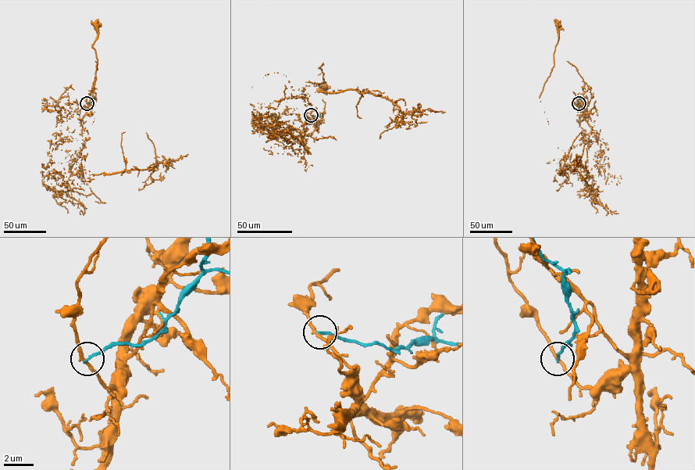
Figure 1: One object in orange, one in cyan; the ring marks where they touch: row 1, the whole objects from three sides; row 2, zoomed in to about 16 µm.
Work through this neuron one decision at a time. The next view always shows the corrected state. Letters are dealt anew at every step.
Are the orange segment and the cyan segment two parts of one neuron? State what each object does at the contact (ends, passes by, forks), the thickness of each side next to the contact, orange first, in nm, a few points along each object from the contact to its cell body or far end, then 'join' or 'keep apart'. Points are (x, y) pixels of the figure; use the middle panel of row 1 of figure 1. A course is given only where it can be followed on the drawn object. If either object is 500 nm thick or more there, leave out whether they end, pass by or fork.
orange passes by; cyan ends there; 200 nm thick on the orange side, 180 nm on the other; orange runs (311, 115), (314, 120), (322, 120), (325, 112), (325, 102), (322, 100), (325, 82), (318, 84), (323, 88); cyan runs (311, 115), (317, 116), (320, 113); keep apart

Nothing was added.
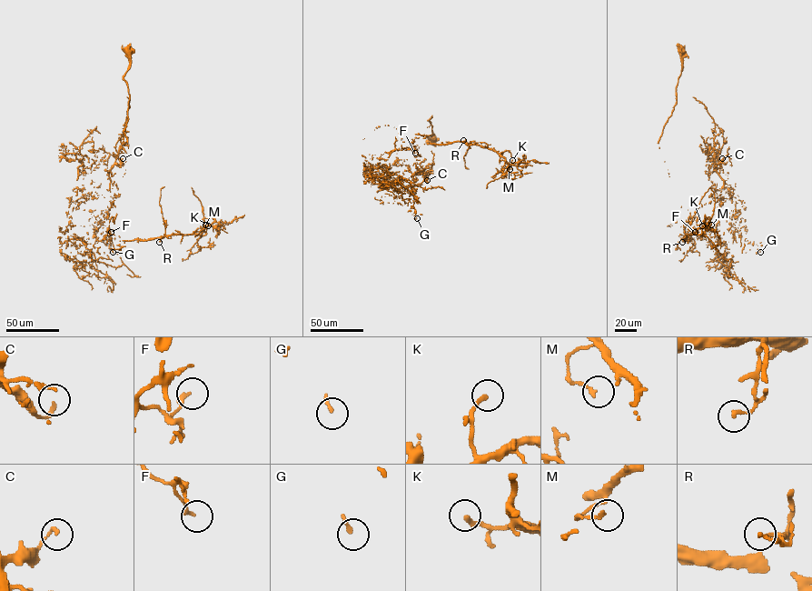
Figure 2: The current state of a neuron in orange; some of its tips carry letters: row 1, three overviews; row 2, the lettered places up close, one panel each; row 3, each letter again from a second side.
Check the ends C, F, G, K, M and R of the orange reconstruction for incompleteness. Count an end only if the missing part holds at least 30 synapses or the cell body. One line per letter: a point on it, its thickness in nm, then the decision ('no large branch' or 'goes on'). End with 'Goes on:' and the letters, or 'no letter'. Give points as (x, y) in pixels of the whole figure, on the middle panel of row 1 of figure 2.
C: (427, 180) | 170 nm | no large branch
F: (415, 153) | 200 nm | no large branch
G: (417, 218) | 170 nm | goes on
K: (512, 160) | 200 nm | no large branch
M: (509, 169) | 150 nm | no large branch
R: (463, 140) | 160 nm | no large branch
Goes on: G

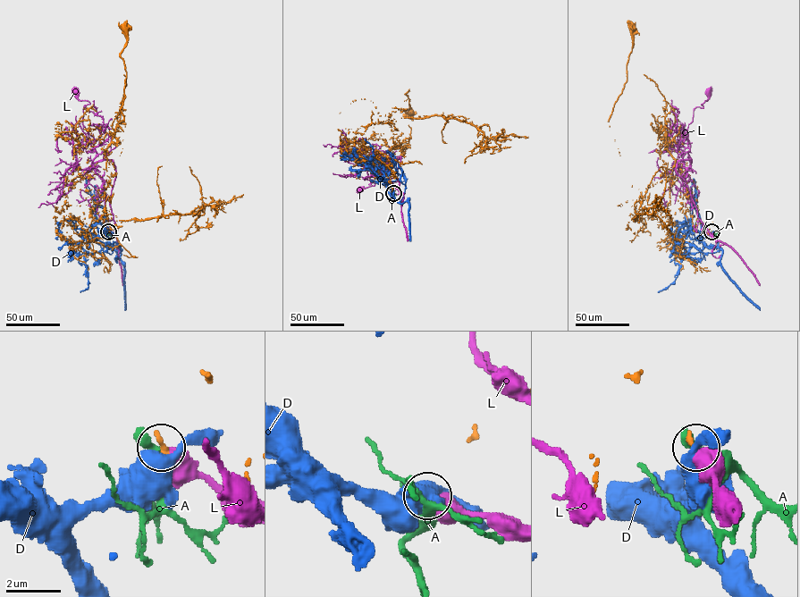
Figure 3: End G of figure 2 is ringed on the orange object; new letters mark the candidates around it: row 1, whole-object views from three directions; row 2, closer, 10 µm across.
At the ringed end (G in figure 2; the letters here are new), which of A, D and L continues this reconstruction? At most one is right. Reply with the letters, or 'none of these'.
A

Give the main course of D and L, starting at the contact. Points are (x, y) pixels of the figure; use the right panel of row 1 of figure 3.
D: (712, 232), (718, 246), (706, 246), (696, 252), (686, 252), (675, 281), (658, 292)
L: (712, 231), (712, 235), (697, 217), (685, 179), (690, 165), (687, 129), (694, 109), (703, 108), (709, 90)

